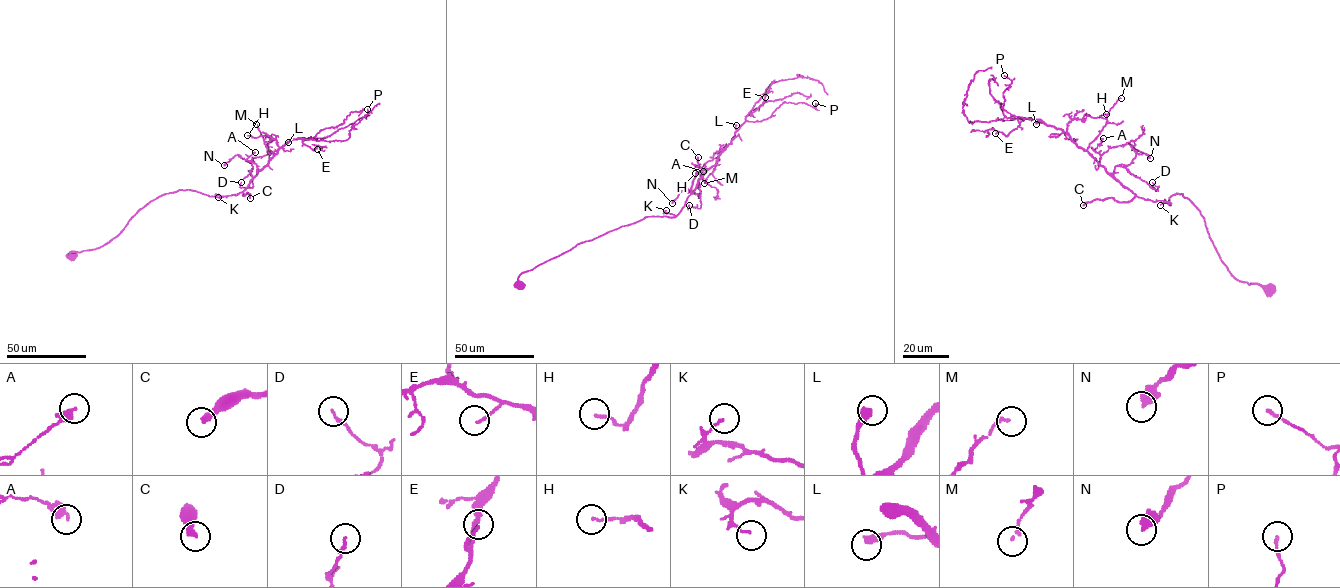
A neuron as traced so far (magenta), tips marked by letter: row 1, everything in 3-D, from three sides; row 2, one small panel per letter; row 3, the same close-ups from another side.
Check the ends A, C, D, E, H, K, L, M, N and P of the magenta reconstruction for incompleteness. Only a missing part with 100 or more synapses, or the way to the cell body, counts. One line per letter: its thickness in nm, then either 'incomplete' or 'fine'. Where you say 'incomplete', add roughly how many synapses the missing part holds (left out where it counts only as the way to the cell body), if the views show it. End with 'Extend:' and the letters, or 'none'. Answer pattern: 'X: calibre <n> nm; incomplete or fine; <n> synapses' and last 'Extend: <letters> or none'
A: calibre 320 nm; fine
C: calibre 320 nm; incomplete; 700 synapses
D: calibre 110 nm; fine
E: calibre 110 nm; fine
H: calibre 120 nm; fine
K: calibre 90 nm; fine
L: calibre 360 nm; fine
M: calibre 110 nm; fine
N: calibre 460 nm; fine
P: calibre 130 nm; fine
Extend: C

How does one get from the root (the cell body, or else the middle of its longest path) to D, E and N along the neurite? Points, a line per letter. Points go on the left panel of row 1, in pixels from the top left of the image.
D: (73, 256), (109, 242), (162, 195), (188, 189), (236, 195), (248, 186), (250, 170), (253, 187), (241, 182)
E: (73, 256), (70, 252), (109, 242), (162, 195), (188, 189), (236, 195), (291, 139), (300, 138), (317, 149)
N: (73, 256), (109, 242), (166, 193), (242, 192), (251, 164), (235, 155), (224, 165)

